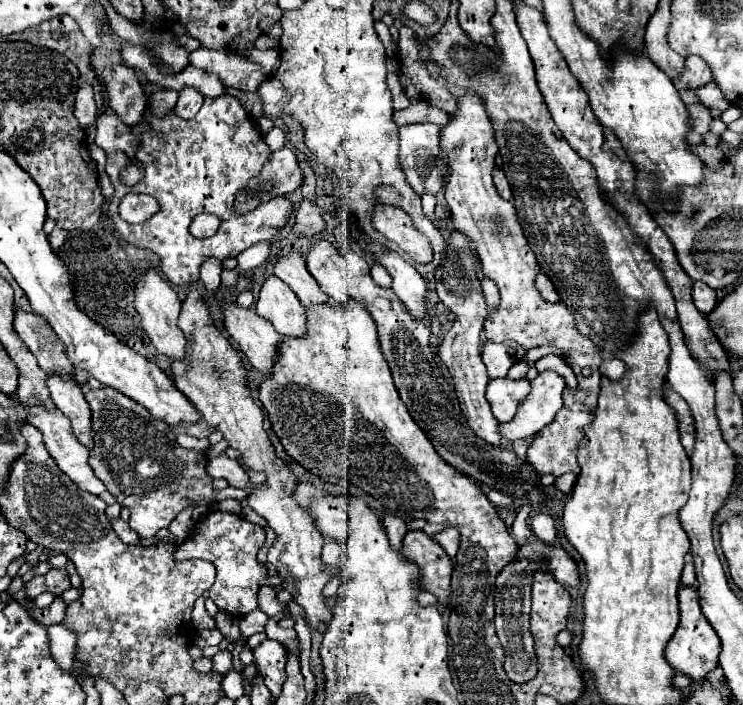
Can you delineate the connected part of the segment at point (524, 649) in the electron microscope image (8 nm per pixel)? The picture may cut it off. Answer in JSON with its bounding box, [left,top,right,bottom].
[496,539,580,683]

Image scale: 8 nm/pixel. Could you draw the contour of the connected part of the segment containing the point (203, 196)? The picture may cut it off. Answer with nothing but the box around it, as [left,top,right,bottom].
[106,95,292,285]

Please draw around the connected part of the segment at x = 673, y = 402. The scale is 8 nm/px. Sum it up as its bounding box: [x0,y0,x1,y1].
[664,389,694,455]

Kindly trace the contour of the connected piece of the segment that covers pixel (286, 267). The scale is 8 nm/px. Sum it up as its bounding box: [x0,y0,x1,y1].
[274,253,330,309]

